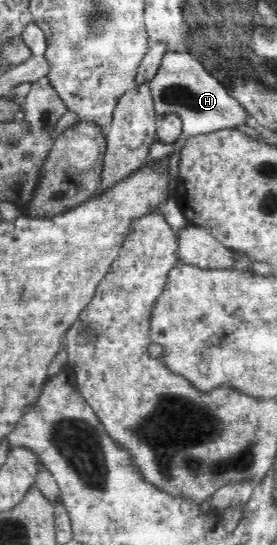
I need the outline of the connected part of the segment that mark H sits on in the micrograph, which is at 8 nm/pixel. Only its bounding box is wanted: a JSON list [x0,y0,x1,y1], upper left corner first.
[148,51,250,149]

